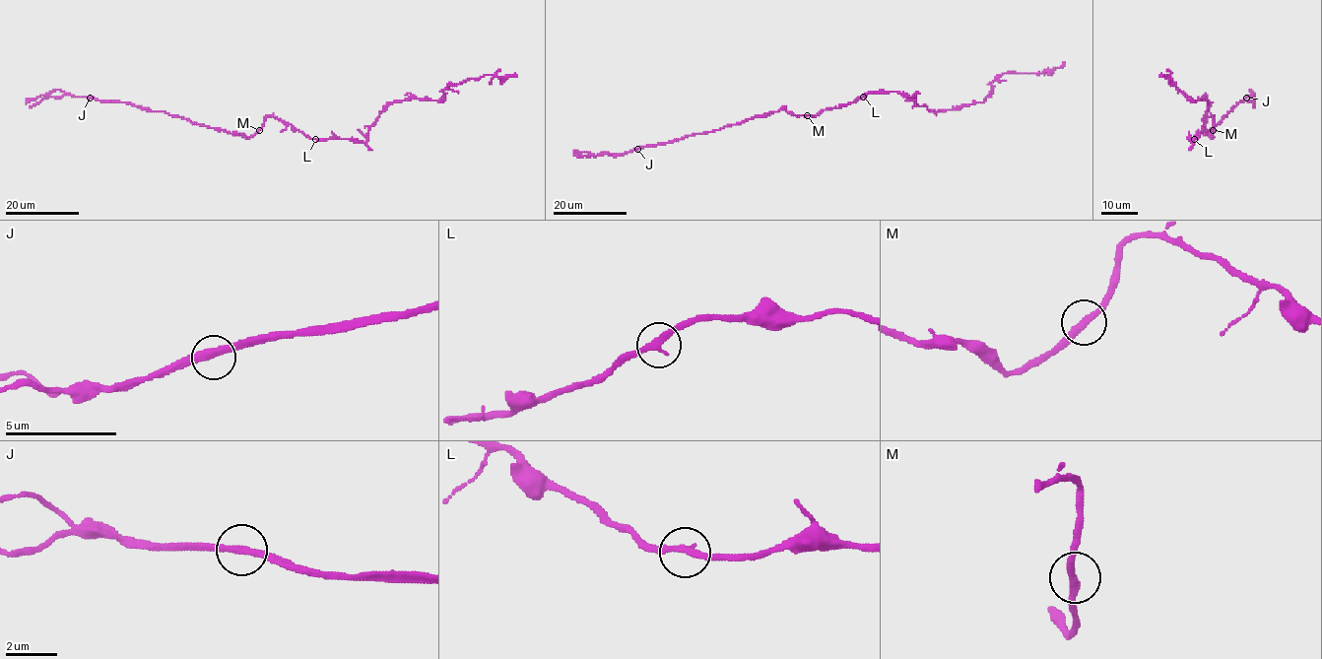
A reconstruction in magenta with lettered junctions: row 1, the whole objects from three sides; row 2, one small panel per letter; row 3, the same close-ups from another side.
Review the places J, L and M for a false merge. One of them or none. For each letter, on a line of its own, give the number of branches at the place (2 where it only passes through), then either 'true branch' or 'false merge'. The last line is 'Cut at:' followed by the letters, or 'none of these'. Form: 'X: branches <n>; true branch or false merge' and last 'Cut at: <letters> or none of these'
J: branches 2; false merge
L: branches 2; true branch
M: branches 2; true branch
Cut at: J

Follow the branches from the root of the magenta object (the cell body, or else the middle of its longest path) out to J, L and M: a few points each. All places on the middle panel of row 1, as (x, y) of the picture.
J: (833, 108), (814, 115), (796, 115), (779, 109), (712, 132), (693, 134), (637, 150)
L: (833, 108), (863, 97)
M: (833, 108), (807, 115)

